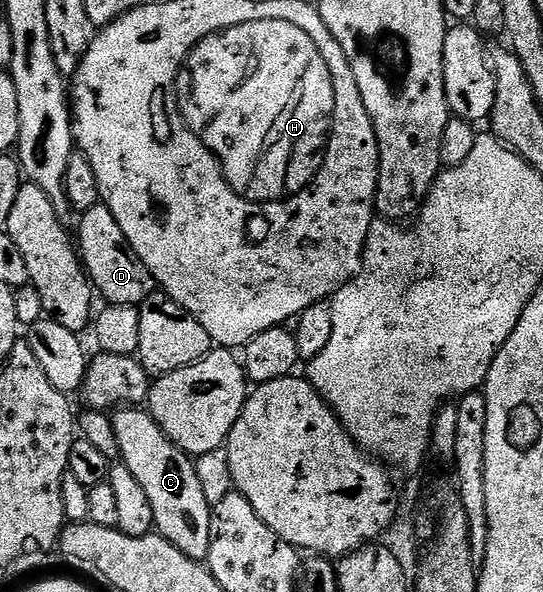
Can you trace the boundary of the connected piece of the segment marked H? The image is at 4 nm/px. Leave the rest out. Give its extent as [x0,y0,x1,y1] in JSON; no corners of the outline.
[181,20,335,204]

